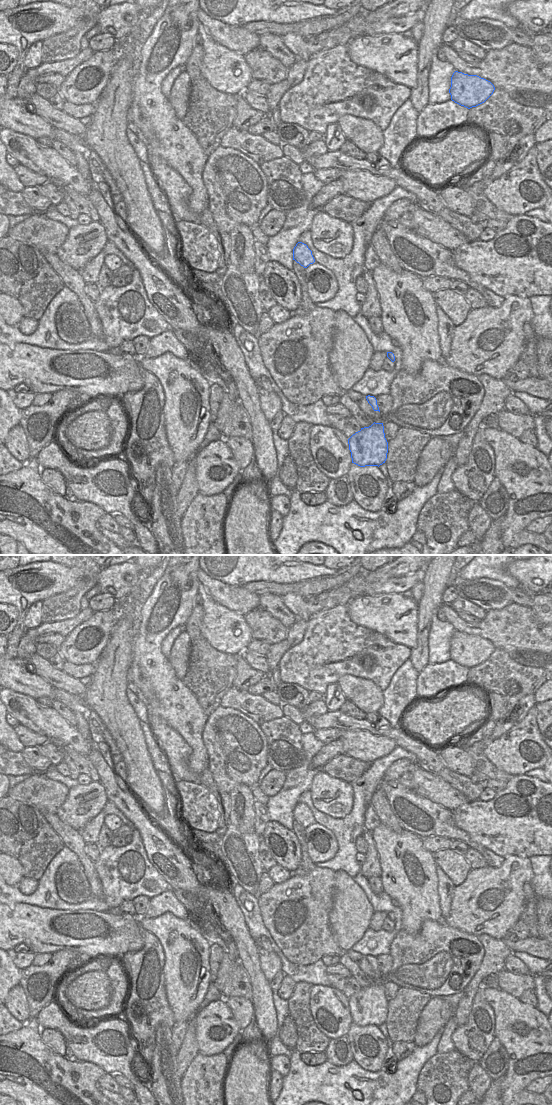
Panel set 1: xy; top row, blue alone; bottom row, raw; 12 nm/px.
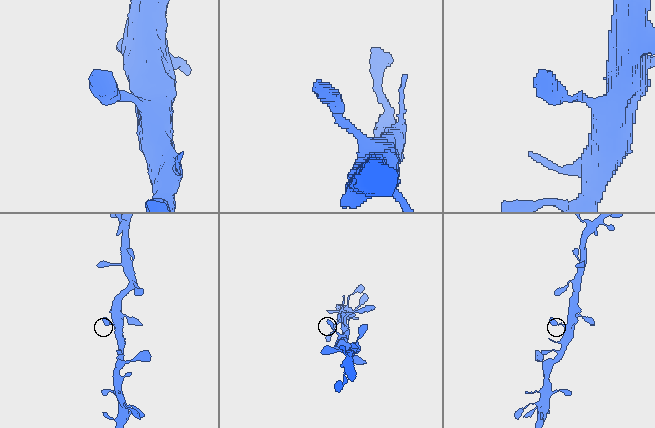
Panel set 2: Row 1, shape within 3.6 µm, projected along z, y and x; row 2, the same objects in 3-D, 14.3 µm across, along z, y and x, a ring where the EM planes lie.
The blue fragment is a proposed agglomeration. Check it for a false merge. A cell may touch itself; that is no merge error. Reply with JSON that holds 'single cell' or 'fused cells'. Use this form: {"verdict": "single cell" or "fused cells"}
{"verdict": "single cell"}

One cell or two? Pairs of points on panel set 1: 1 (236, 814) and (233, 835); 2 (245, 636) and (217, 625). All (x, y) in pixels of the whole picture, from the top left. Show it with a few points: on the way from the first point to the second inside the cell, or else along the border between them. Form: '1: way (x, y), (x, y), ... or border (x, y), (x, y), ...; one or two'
1: border (228, 823), (232, 824), (242, 833), (253, 832); two
2: way (238, 637), (234, 637), (224, 630); one

